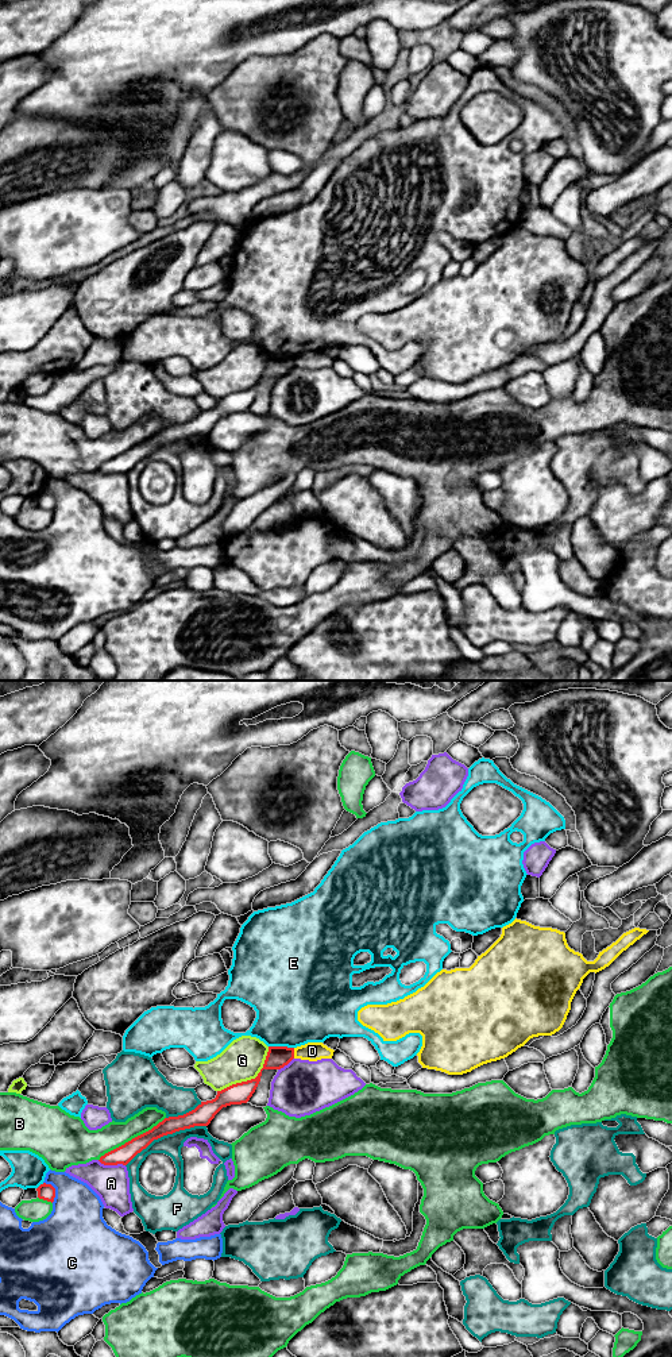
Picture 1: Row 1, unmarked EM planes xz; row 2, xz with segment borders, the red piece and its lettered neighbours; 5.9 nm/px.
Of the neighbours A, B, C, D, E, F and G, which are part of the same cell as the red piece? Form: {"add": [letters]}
{"add": []}

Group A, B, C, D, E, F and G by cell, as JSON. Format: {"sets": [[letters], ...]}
{"sets": [["A"], ["B"], ["C"], ["D"], ["E"], ["F"], ["G"]]}

